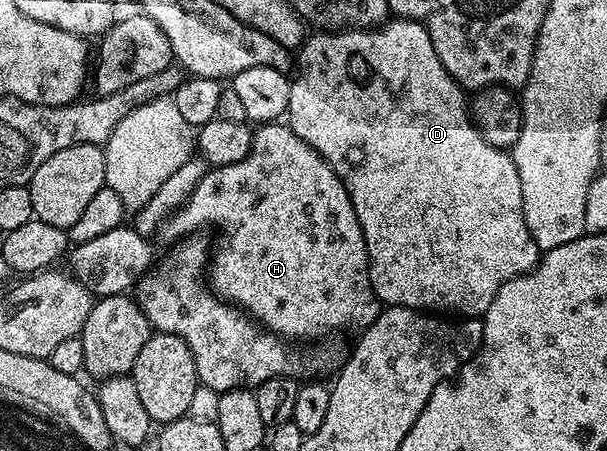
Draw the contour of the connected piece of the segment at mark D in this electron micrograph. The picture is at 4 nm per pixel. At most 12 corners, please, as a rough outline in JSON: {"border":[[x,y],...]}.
{"border":[[423,24],[314,30],[290,129],[386,306],[481,317],[540,249]]}

